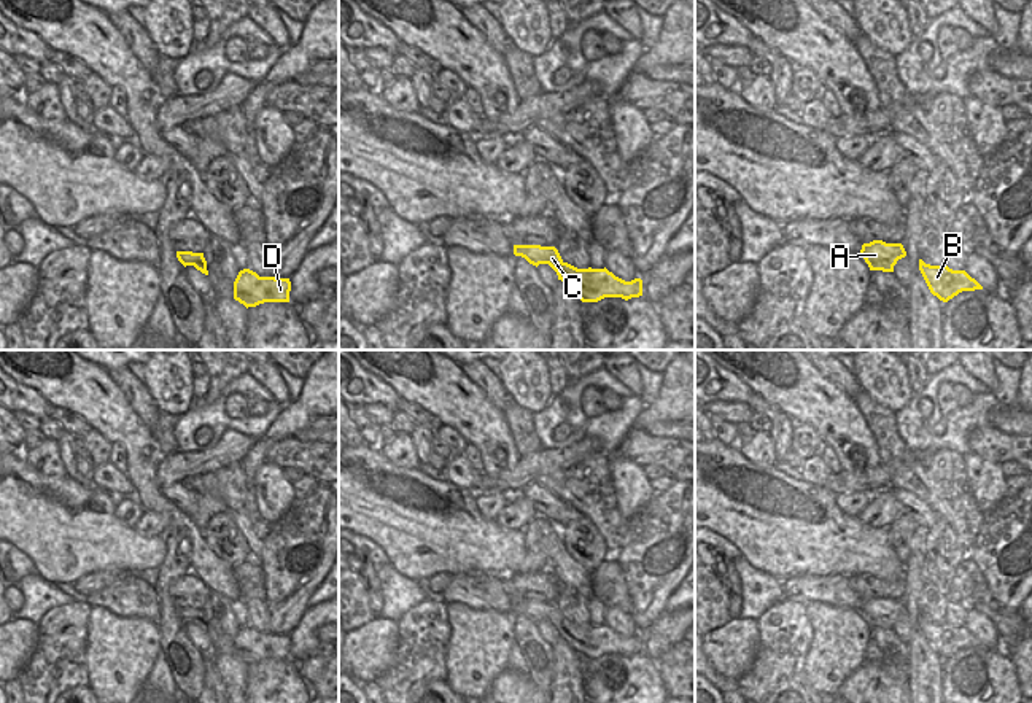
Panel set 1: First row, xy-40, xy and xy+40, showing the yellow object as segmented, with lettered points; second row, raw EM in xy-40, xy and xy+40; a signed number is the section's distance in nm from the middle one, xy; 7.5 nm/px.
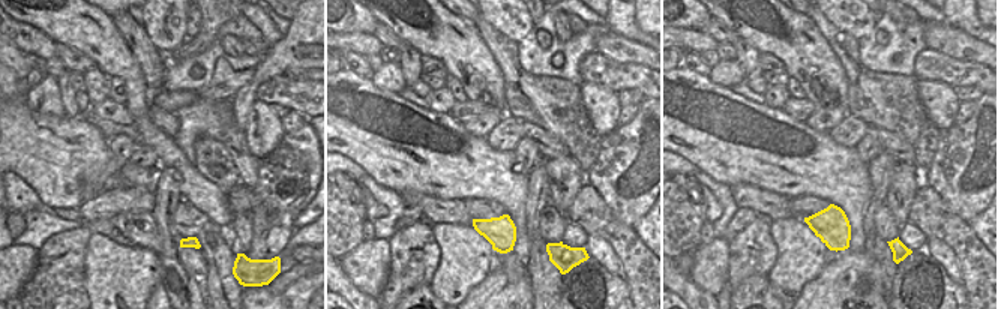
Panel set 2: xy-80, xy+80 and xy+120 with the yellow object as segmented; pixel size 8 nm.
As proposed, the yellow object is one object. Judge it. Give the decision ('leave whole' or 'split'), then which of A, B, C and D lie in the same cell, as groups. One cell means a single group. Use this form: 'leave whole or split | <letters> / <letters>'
leave whole | A B C D

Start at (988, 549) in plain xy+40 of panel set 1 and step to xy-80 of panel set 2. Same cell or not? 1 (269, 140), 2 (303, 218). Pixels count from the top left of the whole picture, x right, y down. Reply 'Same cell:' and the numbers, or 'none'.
Same cell: none

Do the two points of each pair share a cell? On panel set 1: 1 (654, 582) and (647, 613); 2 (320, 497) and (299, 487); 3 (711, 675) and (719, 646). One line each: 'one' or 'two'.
1: one
2: two
3: two

